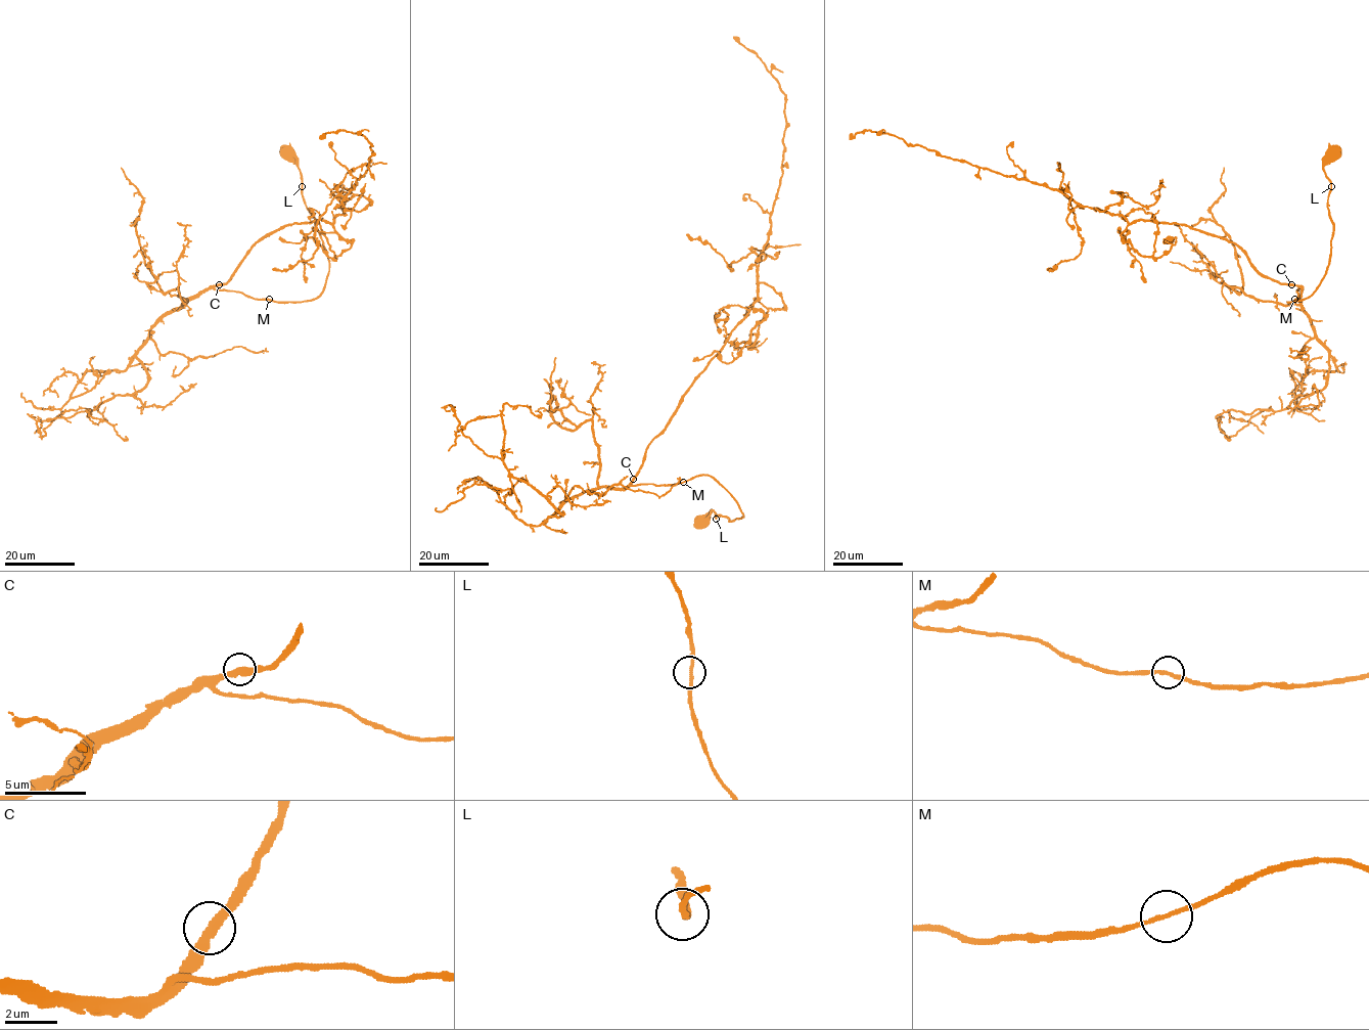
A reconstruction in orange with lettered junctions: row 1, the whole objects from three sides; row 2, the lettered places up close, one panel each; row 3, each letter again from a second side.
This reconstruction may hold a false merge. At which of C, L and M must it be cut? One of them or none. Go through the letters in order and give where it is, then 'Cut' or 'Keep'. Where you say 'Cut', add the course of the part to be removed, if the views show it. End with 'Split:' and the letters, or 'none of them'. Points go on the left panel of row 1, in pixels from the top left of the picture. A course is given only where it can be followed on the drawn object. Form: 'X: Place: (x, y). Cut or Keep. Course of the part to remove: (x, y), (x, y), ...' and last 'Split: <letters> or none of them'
C: Place: (219, 284). Keep
L: Place: (302, 186). Keep
M: Place: (269, 299). Keep
Split: none of them

